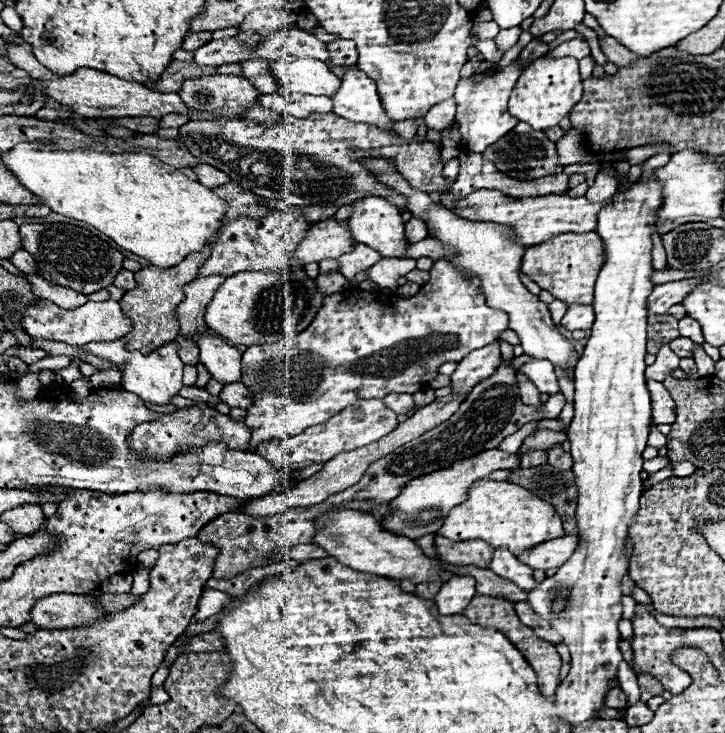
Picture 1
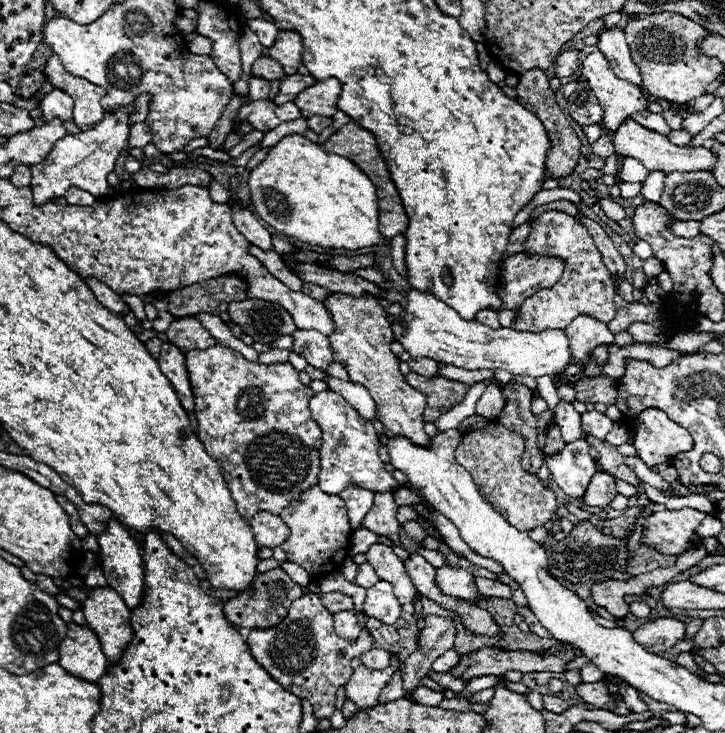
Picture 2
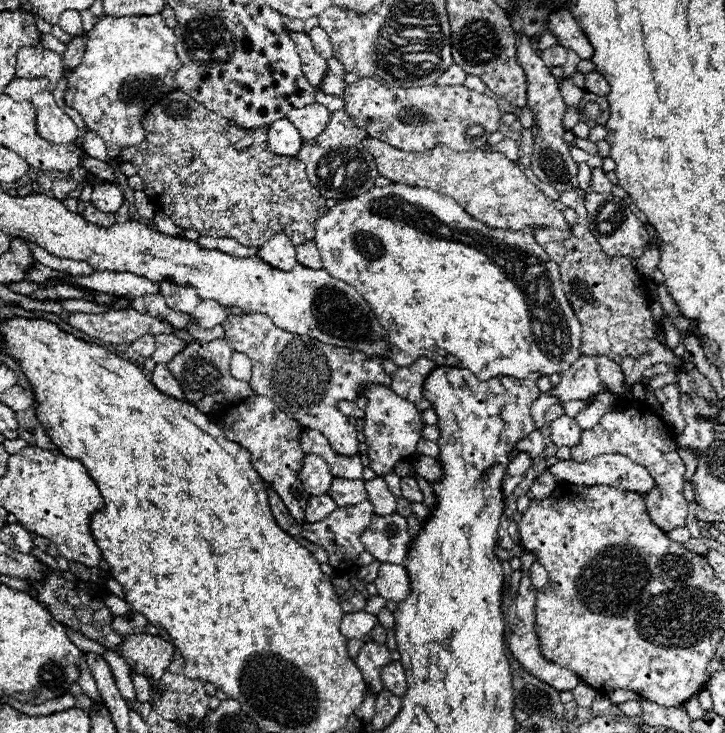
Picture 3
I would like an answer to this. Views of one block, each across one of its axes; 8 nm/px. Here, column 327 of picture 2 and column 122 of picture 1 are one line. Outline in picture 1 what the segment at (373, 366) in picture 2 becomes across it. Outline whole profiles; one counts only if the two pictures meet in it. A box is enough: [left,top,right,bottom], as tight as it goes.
[120,244,212,354]

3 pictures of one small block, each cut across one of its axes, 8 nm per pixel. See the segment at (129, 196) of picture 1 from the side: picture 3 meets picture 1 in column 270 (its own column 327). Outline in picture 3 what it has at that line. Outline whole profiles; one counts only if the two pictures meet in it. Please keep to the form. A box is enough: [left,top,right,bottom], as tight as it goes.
[314,184,582,380]

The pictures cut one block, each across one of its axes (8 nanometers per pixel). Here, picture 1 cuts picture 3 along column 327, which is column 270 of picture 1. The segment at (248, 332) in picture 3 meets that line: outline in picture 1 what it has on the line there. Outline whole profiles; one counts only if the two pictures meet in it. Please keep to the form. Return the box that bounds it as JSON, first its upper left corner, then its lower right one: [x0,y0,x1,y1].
[242,260,508,452]

